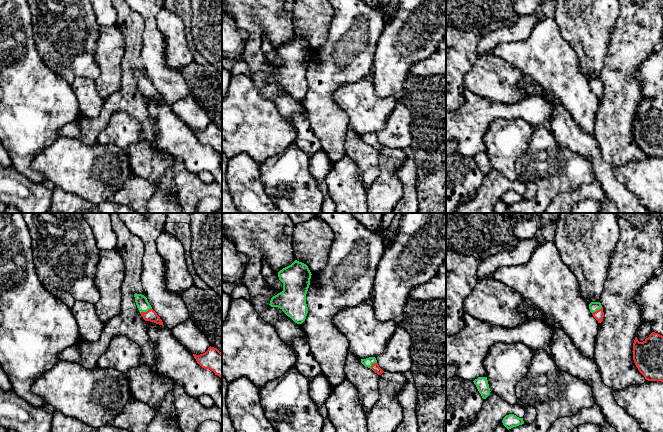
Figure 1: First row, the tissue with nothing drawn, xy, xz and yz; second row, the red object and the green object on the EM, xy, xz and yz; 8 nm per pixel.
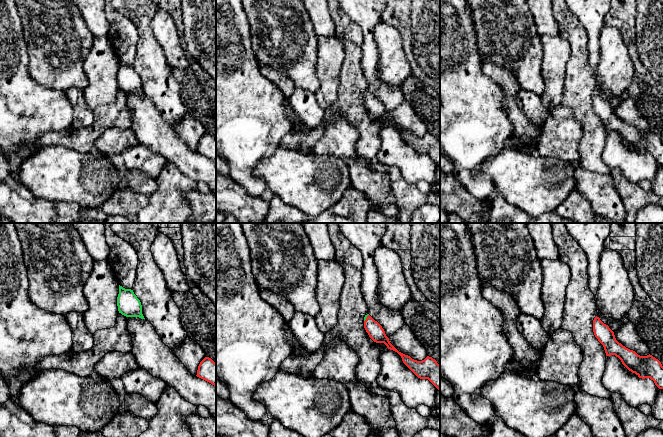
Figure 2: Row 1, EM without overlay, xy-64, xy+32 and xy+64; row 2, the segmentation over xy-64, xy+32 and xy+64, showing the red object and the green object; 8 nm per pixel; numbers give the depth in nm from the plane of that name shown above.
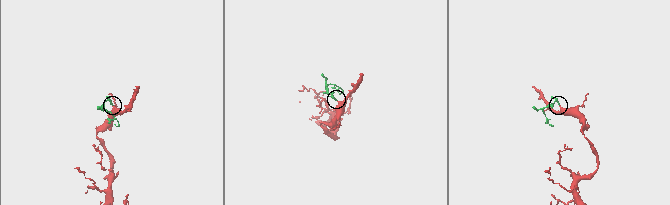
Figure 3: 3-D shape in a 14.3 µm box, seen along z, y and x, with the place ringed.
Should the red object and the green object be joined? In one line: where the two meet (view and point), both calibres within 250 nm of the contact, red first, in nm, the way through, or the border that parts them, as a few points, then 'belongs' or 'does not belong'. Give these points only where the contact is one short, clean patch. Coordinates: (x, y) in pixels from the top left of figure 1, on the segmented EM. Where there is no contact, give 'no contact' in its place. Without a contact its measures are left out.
meets red in xy at (145, 312); 90 nm thick on the red side, 100 nm on the other; runs through xy (150, 315), (145, 312), (143, 305); belongs

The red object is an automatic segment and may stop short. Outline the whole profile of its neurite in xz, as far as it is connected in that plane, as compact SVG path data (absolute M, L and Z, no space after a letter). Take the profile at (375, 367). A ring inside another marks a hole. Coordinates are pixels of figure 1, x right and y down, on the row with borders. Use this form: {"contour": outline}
{"contour": "M369 357L366 359L361 359L361 363L370 369L372 369L378 375L381 375L384 371L379 367L375 357Z"}

